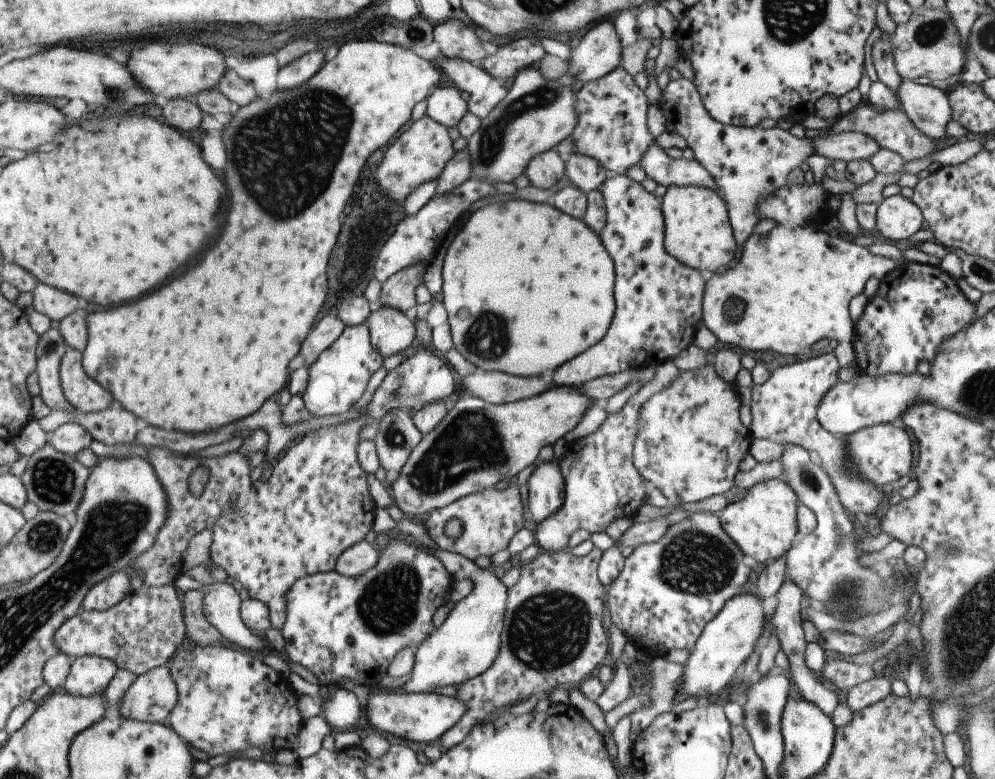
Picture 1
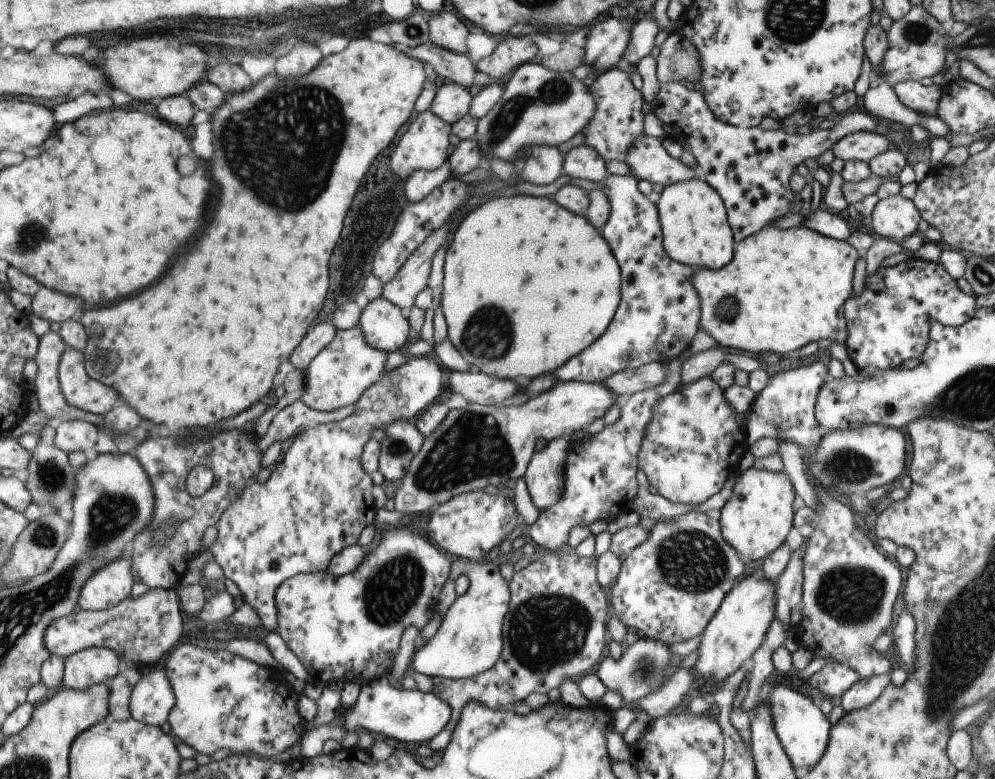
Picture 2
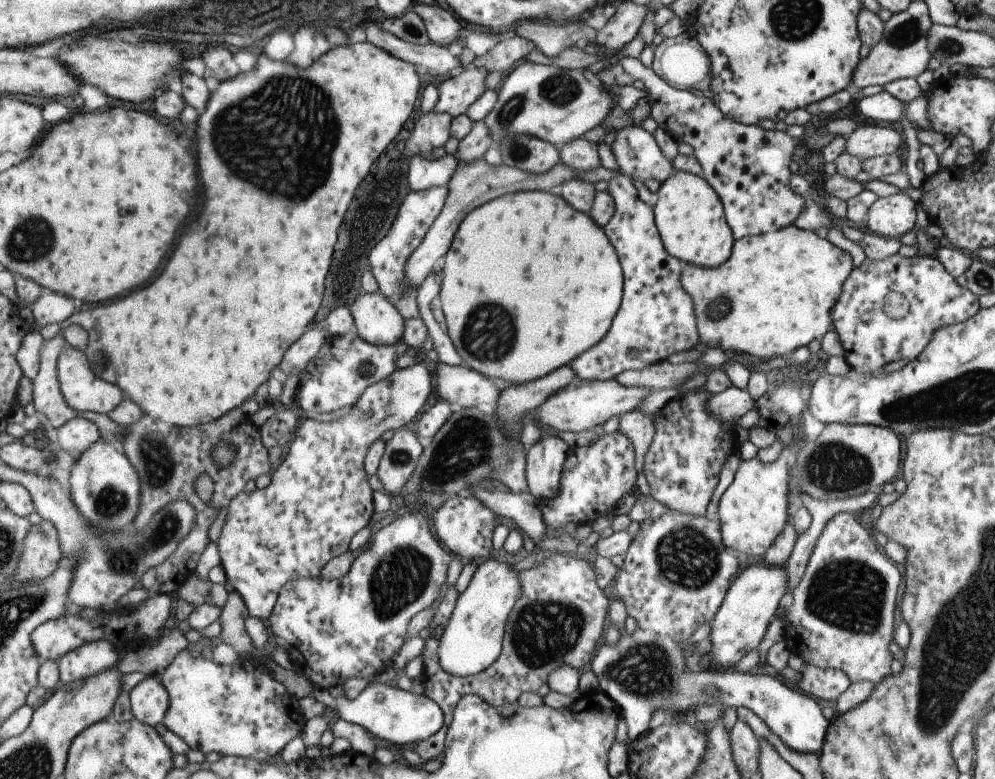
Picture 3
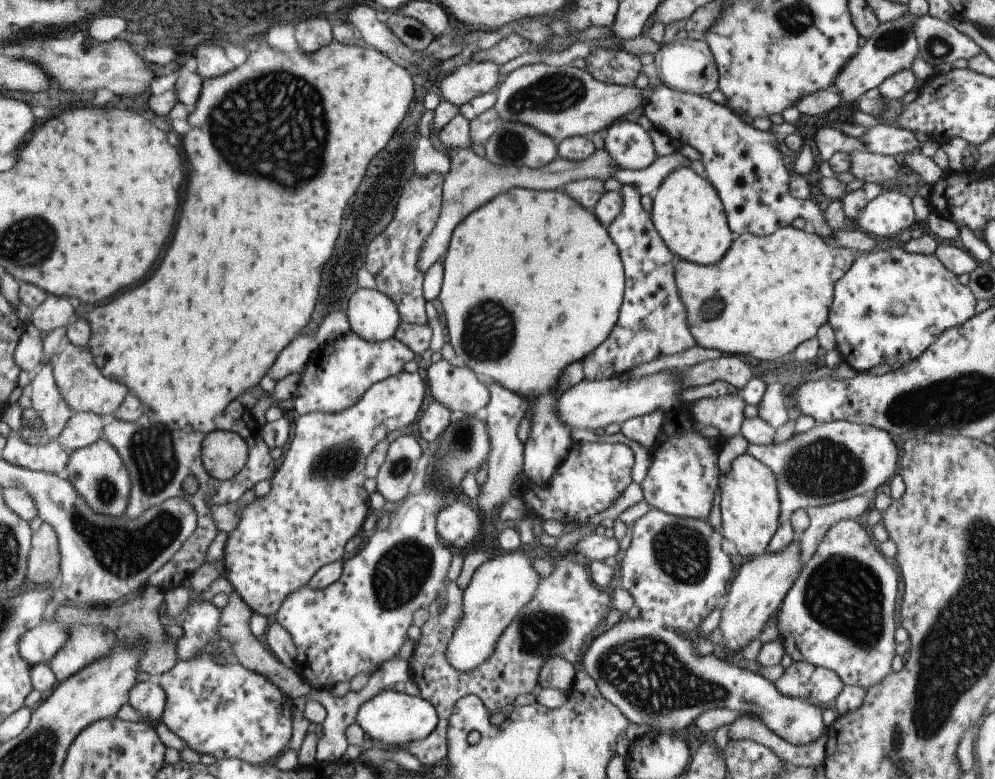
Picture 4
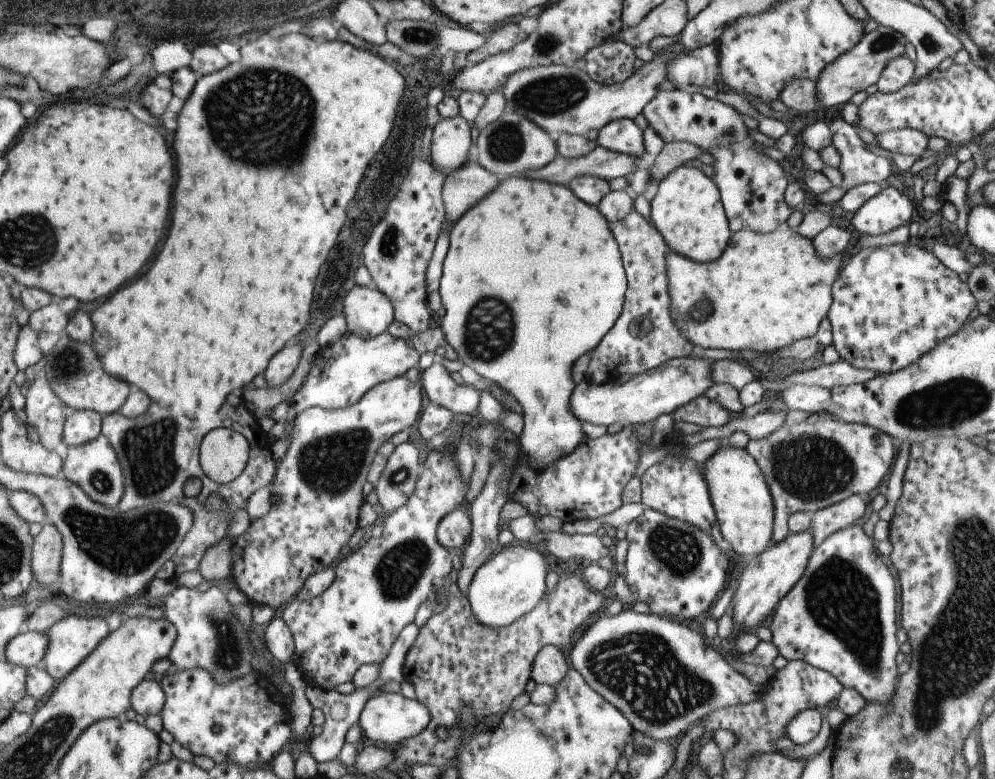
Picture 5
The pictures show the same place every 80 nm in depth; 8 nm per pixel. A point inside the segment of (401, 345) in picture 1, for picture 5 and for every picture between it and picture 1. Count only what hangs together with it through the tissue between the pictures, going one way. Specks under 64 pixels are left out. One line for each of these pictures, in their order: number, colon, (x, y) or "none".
2: (384, 328)
3: (376, 321)
4: (372, 316)
5: (367, 312)

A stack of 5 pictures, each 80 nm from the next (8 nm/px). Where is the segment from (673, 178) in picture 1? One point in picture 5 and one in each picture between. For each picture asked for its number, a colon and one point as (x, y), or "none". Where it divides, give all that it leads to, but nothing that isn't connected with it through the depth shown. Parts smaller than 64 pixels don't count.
2: (647, 159)
3: (635, 151)
4: (630, 147)
5: (622, 136)

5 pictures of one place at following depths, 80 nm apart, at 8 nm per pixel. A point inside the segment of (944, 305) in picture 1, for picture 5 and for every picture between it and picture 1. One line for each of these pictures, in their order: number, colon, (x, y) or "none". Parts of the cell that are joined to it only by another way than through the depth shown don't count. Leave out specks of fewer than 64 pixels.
2: (889, 322)
3: (887, 311)
4: (889, 306)
5: (890, 305)

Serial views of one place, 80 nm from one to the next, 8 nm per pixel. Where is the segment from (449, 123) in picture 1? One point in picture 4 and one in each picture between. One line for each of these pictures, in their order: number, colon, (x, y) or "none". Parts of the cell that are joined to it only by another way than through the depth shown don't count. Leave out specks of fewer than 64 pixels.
2: (451, 102)
3: (455, 94)
4: (470, 80)

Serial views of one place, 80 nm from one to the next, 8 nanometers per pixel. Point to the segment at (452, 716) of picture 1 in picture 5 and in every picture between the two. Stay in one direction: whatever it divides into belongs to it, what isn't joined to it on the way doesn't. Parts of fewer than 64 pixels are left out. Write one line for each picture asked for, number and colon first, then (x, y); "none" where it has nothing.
2: (409, 716)
3: (392, 715)
4: (393, 718)
5: (388, 718)

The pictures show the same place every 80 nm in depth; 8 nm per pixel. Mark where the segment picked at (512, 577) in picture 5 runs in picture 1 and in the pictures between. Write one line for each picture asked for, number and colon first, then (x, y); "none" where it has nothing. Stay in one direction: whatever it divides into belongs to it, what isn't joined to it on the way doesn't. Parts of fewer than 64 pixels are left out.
1: (465, 644)
2: (468, 641)
3: (471, 641)
4: (500, 587)

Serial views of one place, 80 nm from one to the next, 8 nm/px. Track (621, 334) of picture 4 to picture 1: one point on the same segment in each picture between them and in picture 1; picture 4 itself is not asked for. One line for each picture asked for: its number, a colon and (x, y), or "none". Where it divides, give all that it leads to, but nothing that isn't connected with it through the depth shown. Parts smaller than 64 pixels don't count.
1: (657, 300)
2: (658, 313)
3: (655, 319)

